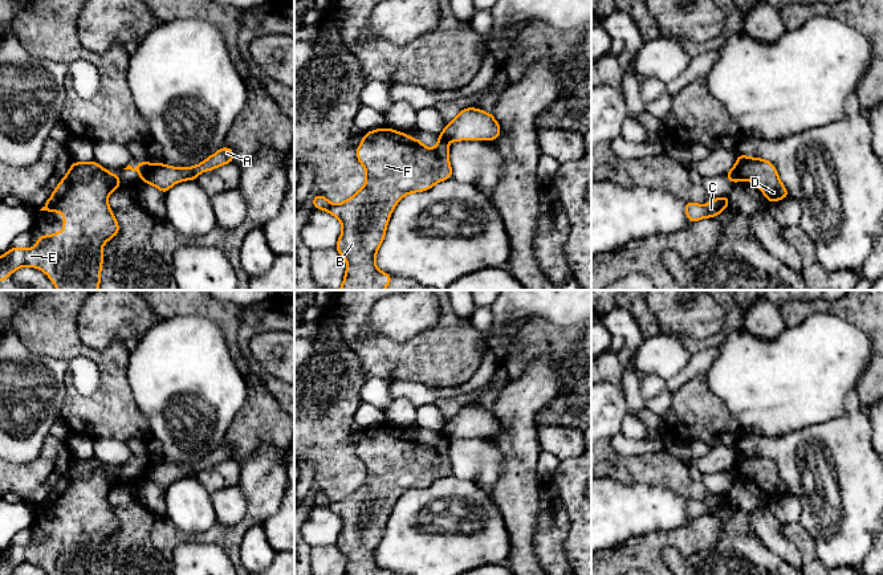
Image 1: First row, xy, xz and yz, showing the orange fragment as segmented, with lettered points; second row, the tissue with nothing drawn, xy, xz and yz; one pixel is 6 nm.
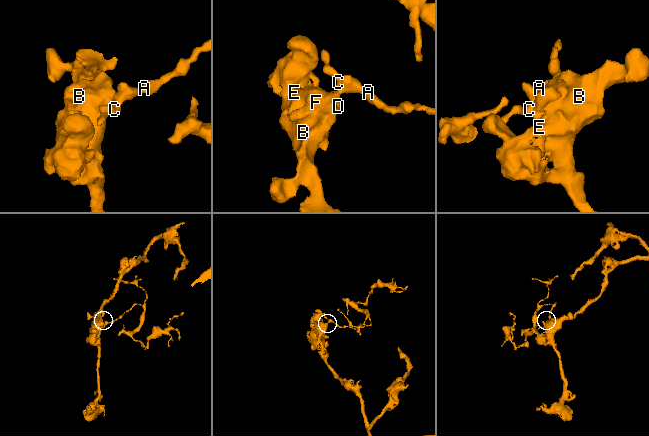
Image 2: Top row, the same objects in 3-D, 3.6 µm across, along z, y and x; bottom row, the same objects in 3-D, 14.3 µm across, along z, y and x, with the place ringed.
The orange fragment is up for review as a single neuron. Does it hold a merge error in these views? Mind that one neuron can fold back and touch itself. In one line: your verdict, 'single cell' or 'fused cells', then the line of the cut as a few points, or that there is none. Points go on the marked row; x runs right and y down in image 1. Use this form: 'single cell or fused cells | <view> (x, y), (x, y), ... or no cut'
fused cells | xy (151, 166), (145, 182)

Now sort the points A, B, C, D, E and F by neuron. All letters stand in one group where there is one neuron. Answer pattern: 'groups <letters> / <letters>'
groups A C / B D E F

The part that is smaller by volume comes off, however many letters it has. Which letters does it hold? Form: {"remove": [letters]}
{"remove": ["A", "C"]}

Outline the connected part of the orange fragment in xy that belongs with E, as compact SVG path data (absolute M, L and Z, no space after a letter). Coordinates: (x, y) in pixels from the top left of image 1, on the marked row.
M95 160L73 162L65 178L58 183L49 200L40 211L62 212L64 231L52 236L38 235L38 242L30 249L11 248L0 257L0 284L8 274L23 266L42 270L57 290L97 290L101 284L103 264L102 246L119 233L119 224L107 204L109 195L121 187L121 178L101 167Z

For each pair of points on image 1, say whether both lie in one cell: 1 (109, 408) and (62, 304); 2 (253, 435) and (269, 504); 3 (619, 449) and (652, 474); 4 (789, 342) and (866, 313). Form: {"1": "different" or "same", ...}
{"1": "same", "2": "different", "3": "different", "4": "different"}

